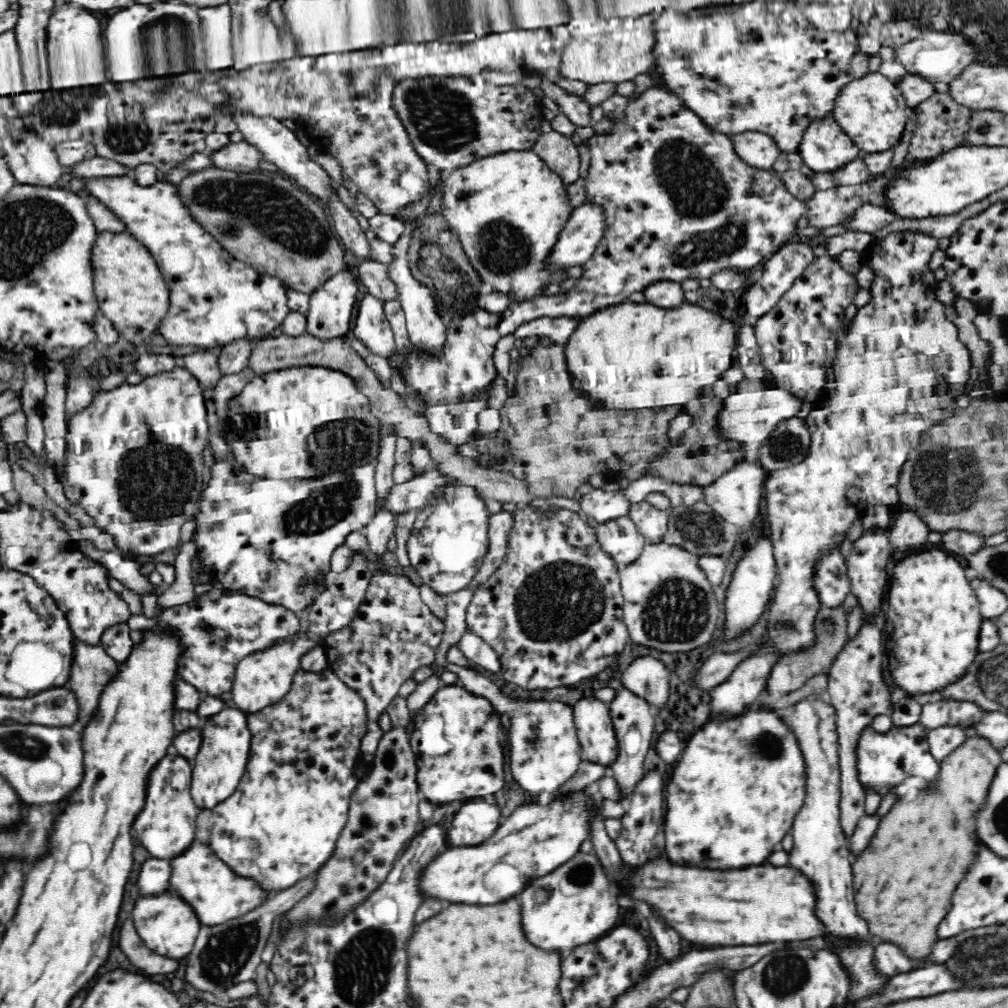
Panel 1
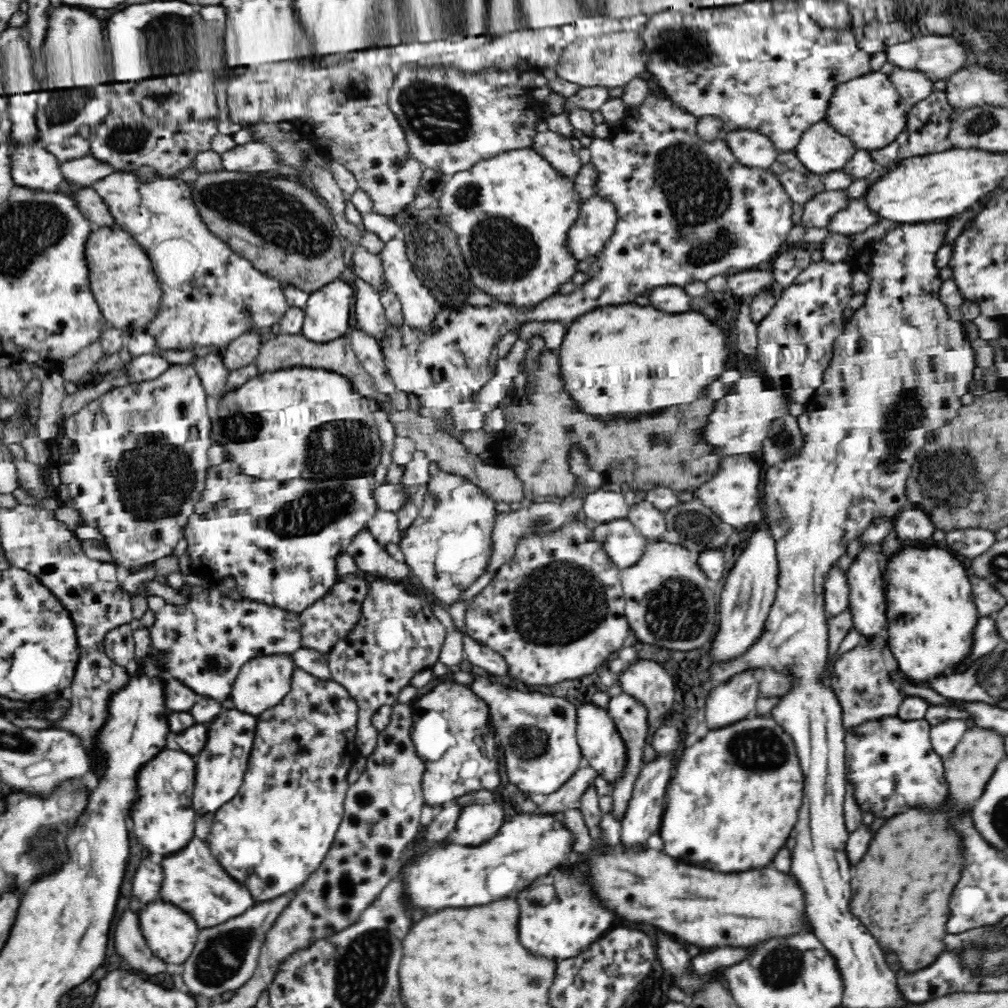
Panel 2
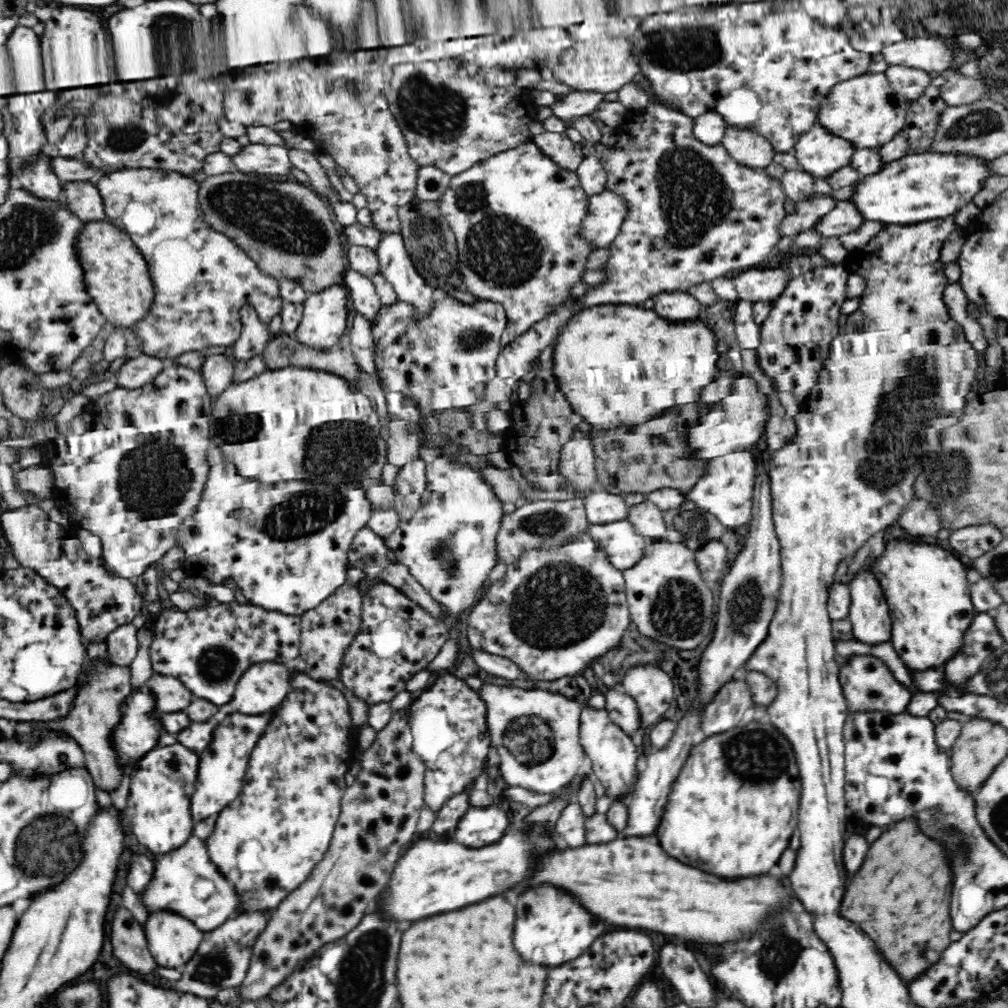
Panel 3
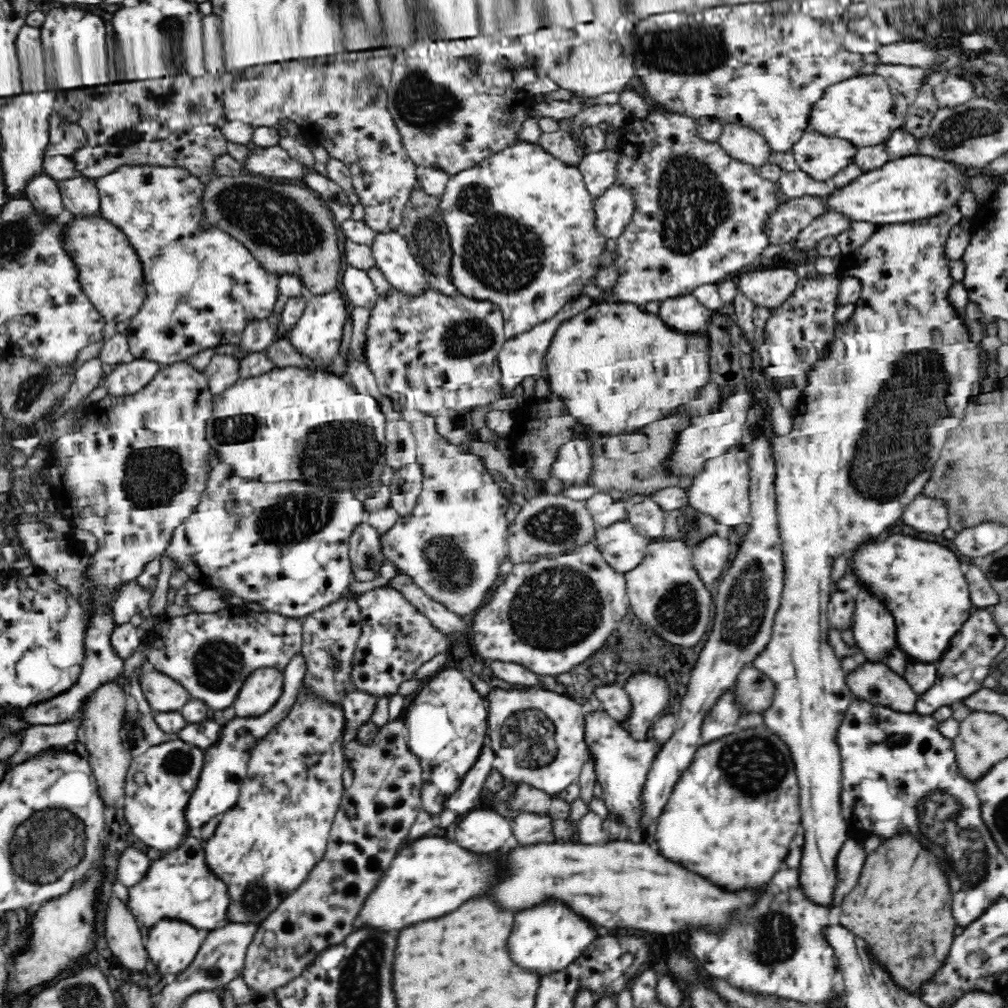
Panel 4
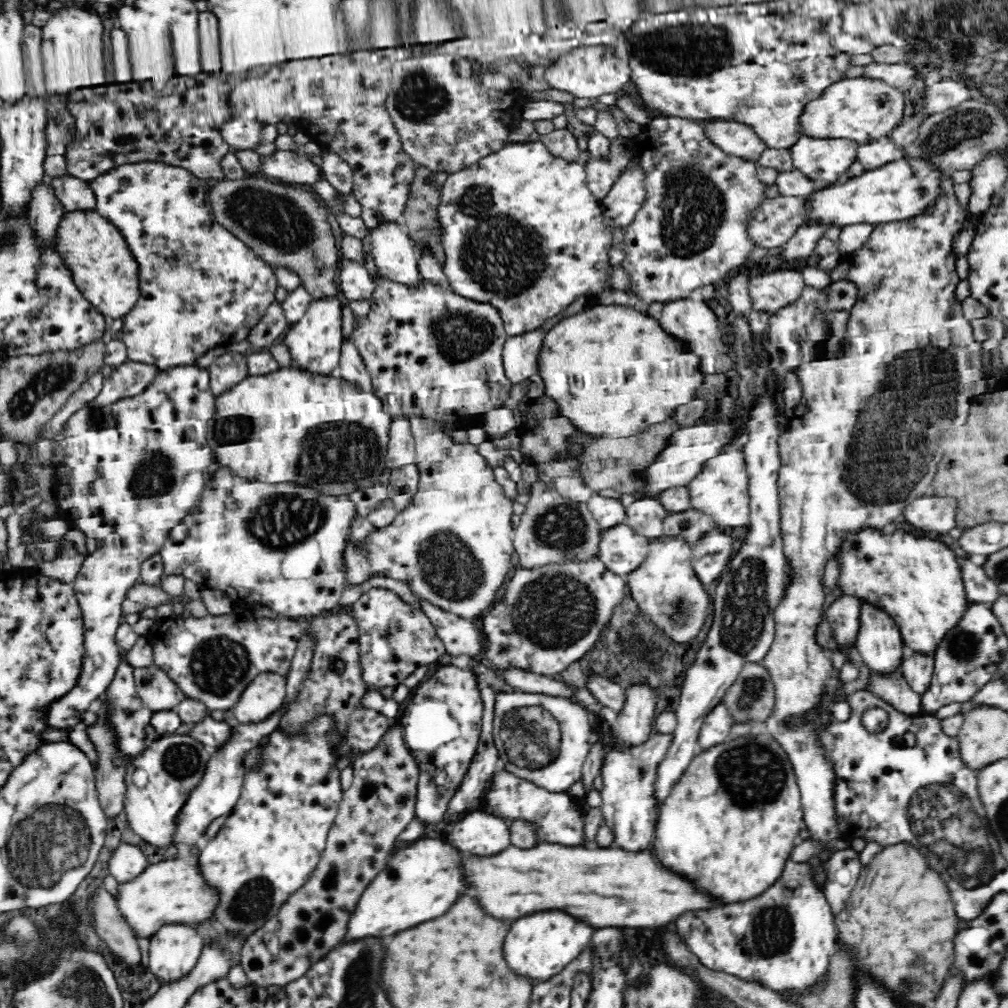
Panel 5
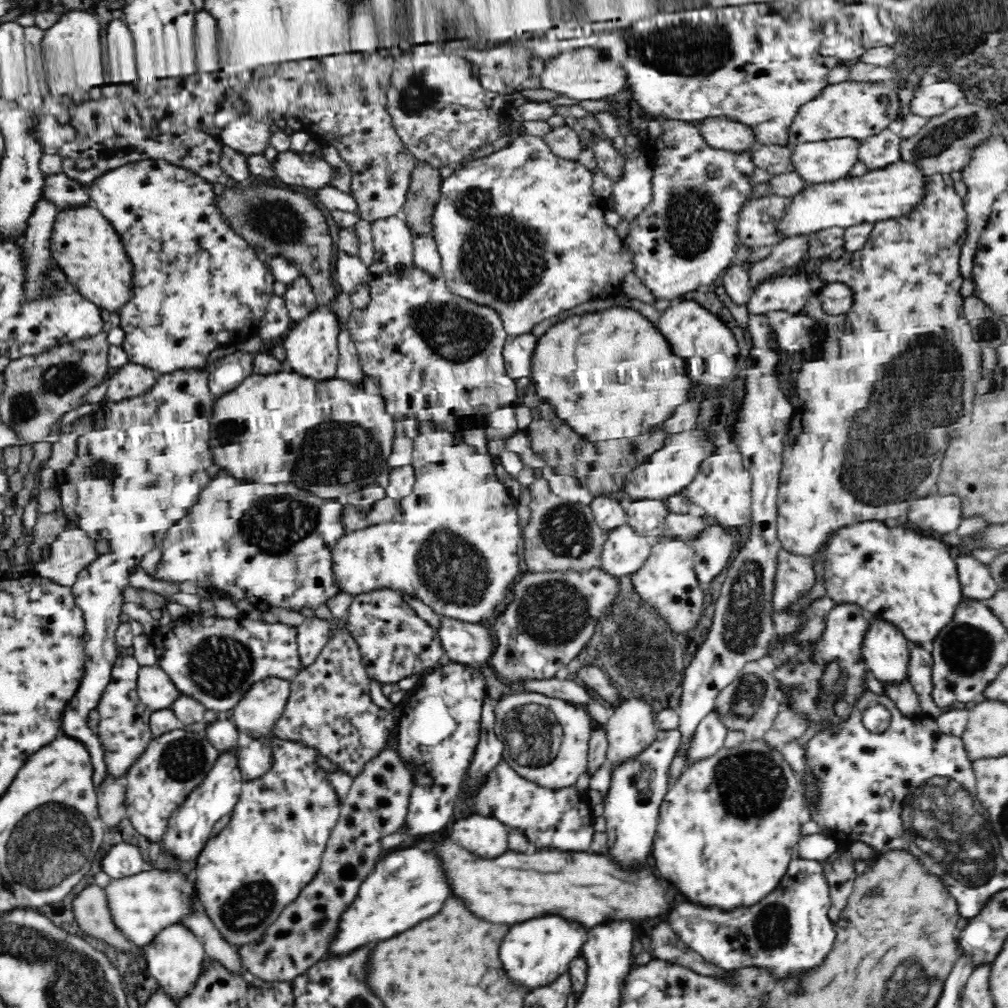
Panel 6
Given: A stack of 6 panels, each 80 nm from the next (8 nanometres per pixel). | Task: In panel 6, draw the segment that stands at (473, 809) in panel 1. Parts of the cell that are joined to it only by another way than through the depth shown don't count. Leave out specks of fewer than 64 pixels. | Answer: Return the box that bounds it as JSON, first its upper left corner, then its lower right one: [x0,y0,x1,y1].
[450,813,510,860]

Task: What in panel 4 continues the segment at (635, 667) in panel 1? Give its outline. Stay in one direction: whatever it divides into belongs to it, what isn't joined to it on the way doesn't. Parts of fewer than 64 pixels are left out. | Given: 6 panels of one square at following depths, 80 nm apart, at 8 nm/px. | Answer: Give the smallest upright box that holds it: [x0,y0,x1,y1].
[620,674,668,742]

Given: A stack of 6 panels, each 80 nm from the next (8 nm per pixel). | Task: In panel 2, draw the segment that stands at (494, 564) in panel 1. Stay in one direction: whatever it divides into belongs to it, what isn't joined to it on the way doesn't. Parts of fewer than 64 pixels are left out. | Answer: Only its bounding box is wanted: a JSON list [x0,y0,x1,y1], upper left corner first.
[488,497,584,571]

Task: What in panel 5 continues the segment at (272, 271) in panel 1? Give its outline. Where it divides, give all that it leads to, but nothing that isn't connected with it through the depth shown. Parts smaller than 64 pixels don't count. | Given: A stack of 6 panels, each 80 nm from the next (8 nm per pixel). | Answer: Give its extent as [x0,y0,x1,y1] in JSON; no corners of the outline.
[209,176,337,300]

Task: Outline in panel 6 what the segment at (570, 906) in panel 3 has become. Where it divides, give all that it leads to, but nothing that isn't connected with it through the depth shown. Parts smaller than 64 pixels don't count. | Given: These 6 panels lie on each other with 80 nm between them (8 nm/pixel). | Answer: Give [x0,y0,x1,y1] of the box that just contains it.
[498,916,586,993]

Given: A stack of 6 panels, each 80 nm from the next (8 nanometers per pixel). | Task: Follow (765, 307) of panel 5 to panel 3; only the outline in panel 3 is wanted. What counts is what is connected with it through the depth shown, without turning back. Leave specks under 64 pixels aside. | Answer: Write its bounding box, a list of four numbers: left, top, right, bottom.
[732,268,792,305]

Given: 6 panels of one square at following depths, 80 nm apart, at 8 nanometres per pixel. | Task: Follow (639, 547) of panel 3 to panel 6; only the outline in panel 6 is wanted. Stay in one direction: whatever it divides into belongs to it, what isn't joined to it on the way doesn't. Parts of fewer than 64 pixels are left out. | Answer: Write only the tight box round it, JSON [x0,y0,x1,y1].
[601,524,651,578]

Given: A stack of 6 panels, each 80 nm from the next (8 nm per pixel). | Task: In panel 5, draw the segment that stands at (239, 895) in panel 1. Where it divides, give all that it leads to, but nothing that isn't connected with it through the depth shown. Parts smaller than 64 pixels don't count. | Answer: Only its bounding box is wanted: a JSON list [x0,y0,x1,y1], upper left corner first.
[115,846,214,940]

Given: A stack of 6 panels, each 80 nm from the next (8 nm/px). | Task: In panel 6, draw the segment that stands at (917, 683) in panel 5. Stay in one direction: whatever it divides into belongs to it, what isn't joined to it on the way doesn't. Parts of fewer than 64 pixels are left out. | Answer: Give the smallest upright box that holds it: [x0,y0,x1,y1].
[909,644,945,719]

